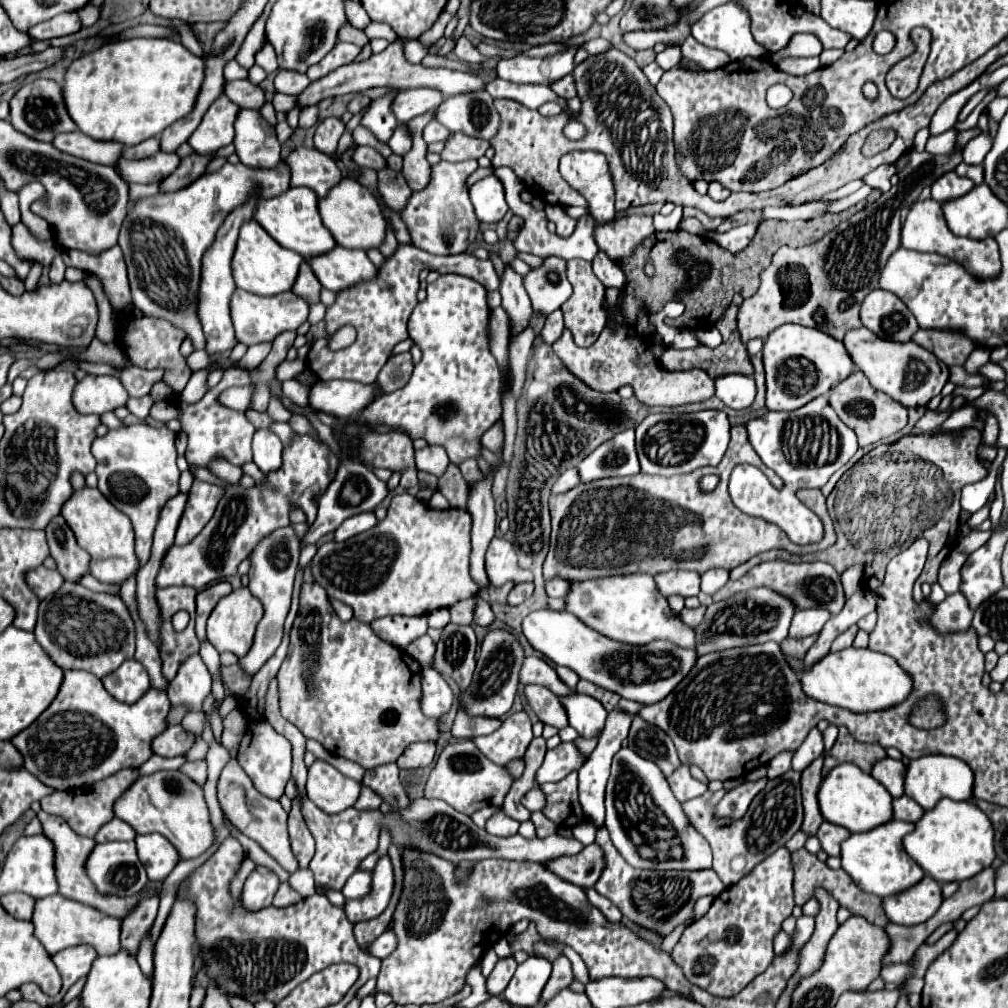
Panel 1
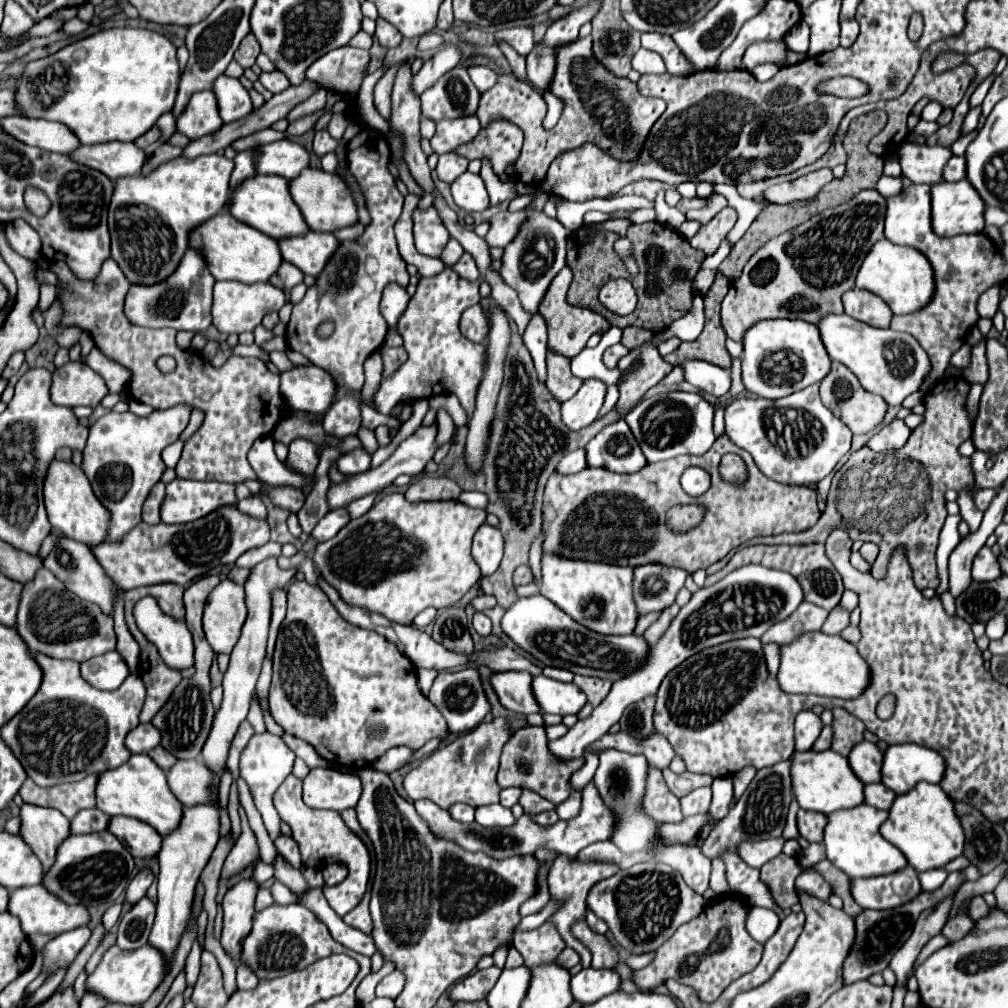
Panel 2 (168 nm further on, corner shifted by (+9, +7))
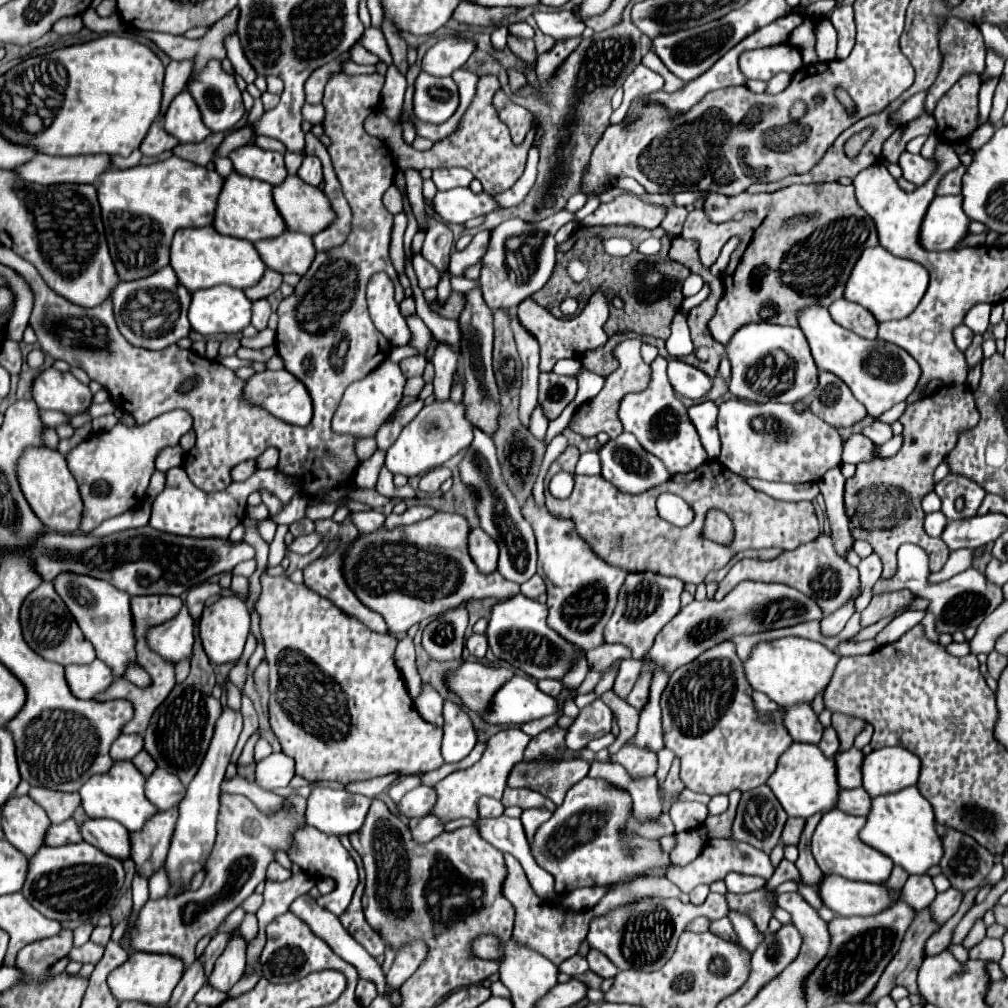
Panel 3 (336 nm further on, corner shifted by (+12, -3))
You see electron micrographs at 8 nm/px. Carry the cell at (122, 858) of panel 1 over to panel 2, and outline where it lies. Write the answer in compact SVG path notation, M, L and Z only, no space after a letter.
M108 830L106 832L92 832L82 836L70 836L58 848L58 860L48 874L44 874L42 884L54 892L60 900L68 904L112 904L116 902L122 892L128 888L130 880L134 878L134 858L130 856L128 848Z

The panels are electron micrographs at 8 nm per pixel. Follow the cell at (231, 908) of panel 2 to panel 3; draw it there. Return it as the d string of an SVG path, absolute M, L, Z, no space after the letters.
M235 932L231 942L227 944L227 950L217 958L215 968L207 978L209 980L207 984L221 992L229 992L229 988L245 974L245 966L247 966L245 950L247 946L243 938L239 938L239 932Z

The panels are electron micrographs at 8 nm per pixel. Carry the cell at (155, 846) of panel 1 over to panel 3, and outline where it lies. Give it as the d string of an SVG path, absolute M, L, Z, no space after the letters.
M85 820L81 824L81 836L113 858L129 858L129 832L115 820Z

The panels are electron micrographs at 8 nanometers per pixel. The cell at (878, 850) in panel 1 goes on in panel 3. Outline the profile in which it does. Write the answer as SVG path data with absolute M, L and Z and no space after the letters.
M835 808L823 814L811 838L813 858L819 864L823 874L839 874L849 880L861 880L861 882L873 882L873 884L881 884L883 880L889 878L893 862L885 854L875 852L871 846L861 842L859 830L863 828L863 822L865 822L863 816L845 814Z

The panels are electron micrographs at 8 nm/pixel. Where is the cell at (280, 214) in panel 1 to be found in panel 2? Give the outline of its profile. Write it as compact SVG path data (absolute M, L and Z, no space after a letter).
M258 174L258 176L246 180L246 184L242 184L242 188L238 188L238 192L234 192L234 196L230 200L234 200L234 204L230 204L230 214L234 218L268 234L270 238L282 240L286 236L292 238L292 236L302 236L306 232L310 232L302 212L298 210L298 204L290 196L290 182L286 178Z

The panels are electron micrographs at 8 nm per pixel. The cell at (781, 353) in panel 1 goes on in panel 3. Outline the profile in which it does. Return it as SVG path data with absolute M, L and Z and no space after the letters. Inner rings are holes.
M751 322L733 334L725 350L731 362L729 392L737 398L745 398L751 402L773 400L793 404L807 398L817 386L817 366L809 352L809 344L799 328L769 322ZM775 350L781 350L785 354L775 354Z

